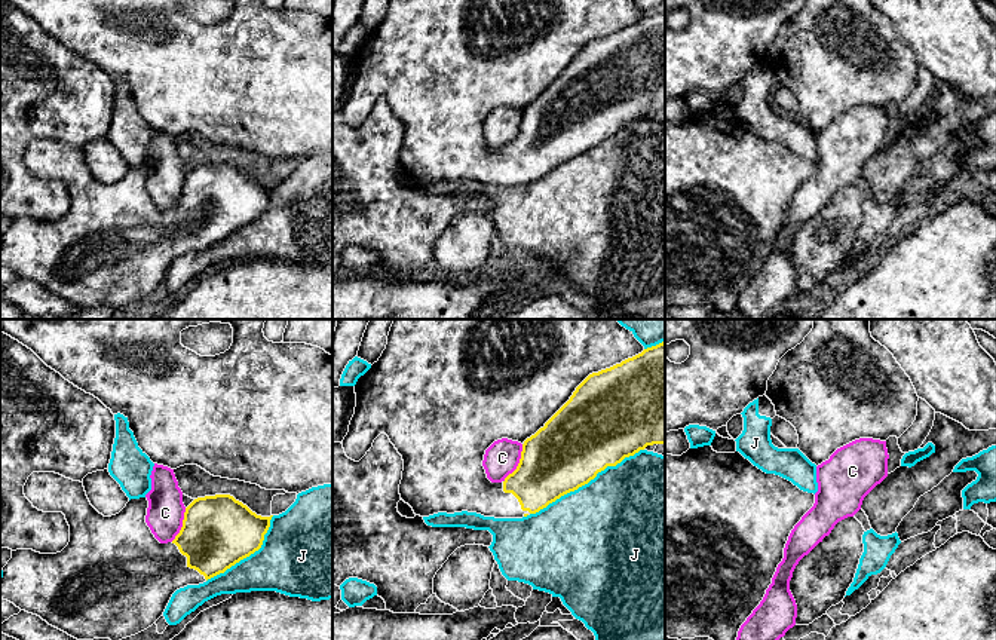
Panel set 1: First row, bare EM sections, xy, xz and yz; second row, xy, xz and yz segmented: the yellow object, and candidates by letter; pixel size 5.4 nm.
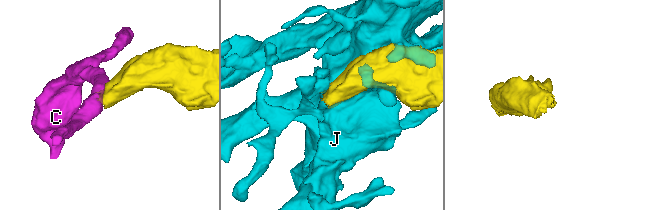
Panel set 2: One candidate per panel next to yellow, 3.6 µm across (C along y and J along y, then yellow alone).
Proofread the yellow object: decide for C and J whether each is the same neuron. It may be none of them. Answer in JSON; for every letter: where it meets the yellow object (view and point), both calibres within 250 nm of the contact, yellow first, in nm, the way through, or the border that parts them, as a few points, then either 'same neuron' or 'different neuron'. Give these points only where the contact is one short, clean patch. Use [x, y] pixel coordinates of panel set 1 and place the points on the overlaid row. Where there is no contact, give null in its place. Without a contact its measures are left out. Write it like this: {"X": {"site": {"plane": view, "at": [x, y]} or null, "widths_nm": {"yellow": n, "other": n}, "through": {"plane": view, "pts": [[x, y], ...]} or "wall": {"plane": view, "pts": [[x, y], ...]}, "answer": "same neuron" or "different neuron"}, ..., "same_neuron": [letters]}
{"C": {"site": {"plane": "xz", "at": [518, 464]}, "widths_nm": {"yellow": 380, "other": 190}, "answer": "different neuron"}, "J": {"site": {"plane": "xz", "at": [587, 483]}, "widths_nm": {"yellow": 400, "other": 500}, "answer": "different neuron"}, "same_neuron": []}

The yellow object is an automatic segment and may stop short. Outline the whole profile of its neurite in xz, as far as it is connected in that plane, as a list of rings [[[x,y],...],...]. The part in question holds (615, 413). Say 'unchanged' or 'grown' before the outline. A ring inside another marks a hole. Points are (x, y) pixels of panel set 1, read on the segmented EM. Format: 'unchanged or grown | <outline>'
grown | [[[395,319],[387,345],[377,362],[355,385],[356,407],[343,440],[349,459],[359,462],[380,434],[386,434],[404,460],[399,484],[401,499],[416,515],[438,512],[476,512],[494,518],[522,518],[536,514],[561,496],[577,490],[607,466],[616,466],[647,445],[665,444],[665,342],[644,347],[616,319]],[[508,438],[522,444],[517,469],[502,483],[491,483],[482,466],[485,450],[497,440]]]

